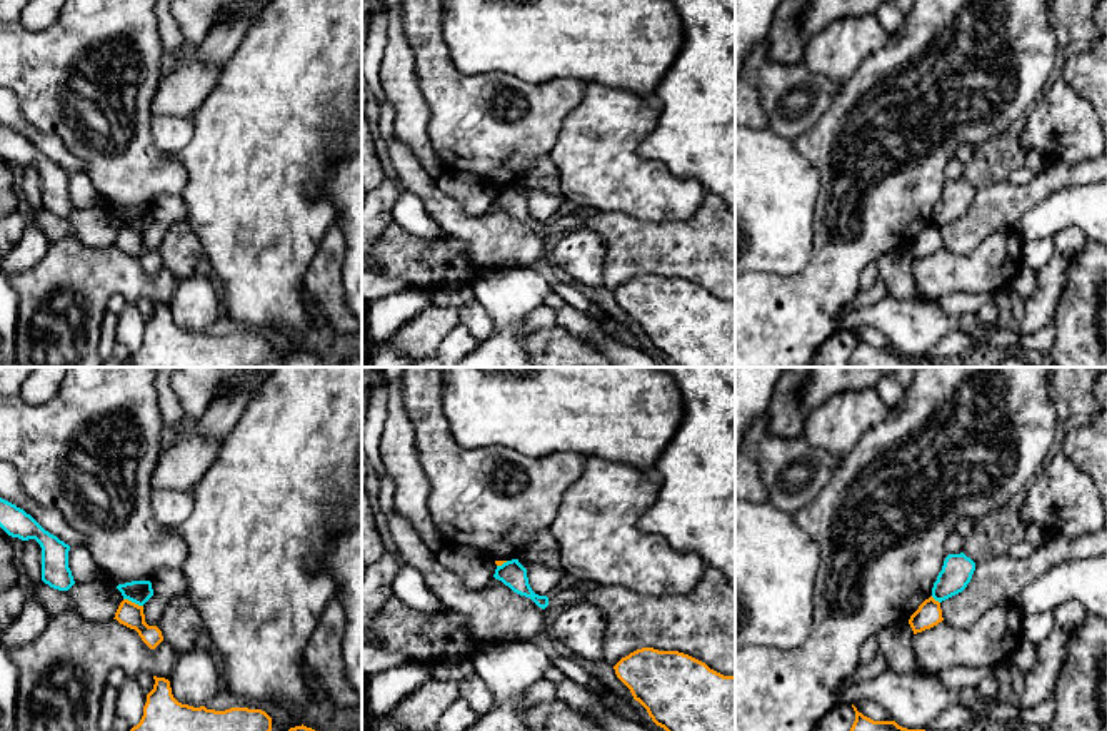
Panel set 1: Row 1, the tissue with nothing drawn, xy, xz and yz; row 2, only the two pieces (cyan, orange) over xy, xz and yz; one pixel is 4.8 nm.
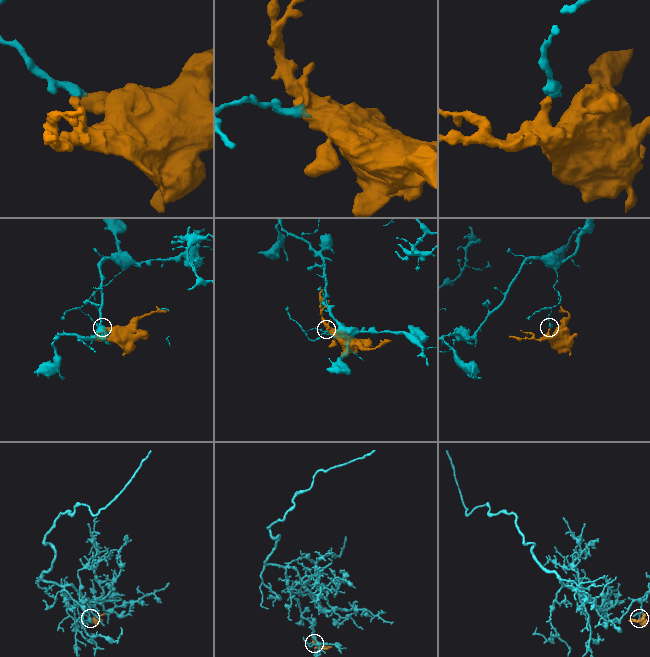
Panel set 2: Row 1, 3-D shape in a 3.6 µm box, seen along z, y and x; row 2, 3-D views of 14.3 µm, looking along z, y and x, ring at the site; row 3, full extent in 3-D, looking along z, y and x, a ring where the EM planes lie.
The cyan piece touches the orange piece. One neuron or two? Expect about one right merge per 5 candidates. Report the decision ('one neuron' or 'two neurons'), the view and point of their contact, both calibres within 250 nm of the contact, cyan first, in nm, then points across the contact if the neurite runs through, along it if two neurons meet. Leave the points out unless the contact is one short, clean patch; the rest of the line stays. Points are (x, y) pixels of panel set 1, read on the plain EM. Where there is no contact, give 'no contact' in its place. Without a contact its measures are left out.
two neurons; meets cyan in xy at (134, 227); 110 nm thick on the cyan side, 120 nm on the other; border along xy (124, 224), (142, 232)

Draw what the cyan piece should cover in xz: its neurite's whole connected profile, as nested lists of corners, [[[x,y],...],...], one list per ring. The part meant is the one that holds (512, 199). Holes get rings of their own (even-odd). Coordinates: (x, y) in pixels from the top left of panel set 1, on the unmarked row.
[[[512,185],[502,192],[497,192],[493,204],[502,207],[513,219],[530,224],[538,234],[545,235],[548,232],[547,222],[538,222],[532,217],[527,195],[518,189],[518,185]]]

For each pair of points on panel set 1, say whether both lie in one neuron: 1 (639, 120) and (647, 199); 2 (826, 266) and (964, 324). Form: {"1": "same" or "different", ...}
{"1": "same", "2": "same"}

